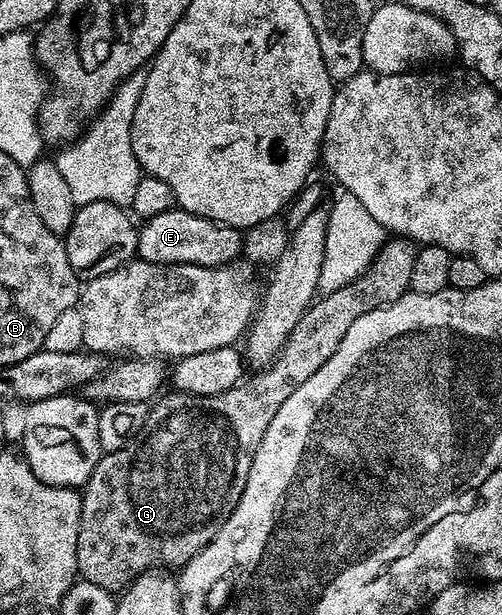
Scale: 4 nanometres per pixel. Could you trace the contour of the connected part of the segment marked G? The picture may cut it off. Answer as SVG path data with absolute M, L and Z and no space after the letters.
M391 236L366 272L352 283L319 296L311 304L300 323L292 327L292 335L288 335L286 345L278 352L273 365L255 372L251 381L243 380L220 395L170 391L167 397L159 396L149 406L142 432L120 451L103 453L81 490L82 510L76 543L76 563L81 580L96 583L96 587L104 587L118 595L142 573L170 567L166 565L184 566L209 545L236 507L264 431L268 431L268 423L272 423L284 399L332 359L336 347L340 347L340 339L348 335L348 327L352 327L360 315L396 303L396 299L410 292L412 267L416 264L418 250L419 246L410 238Z

